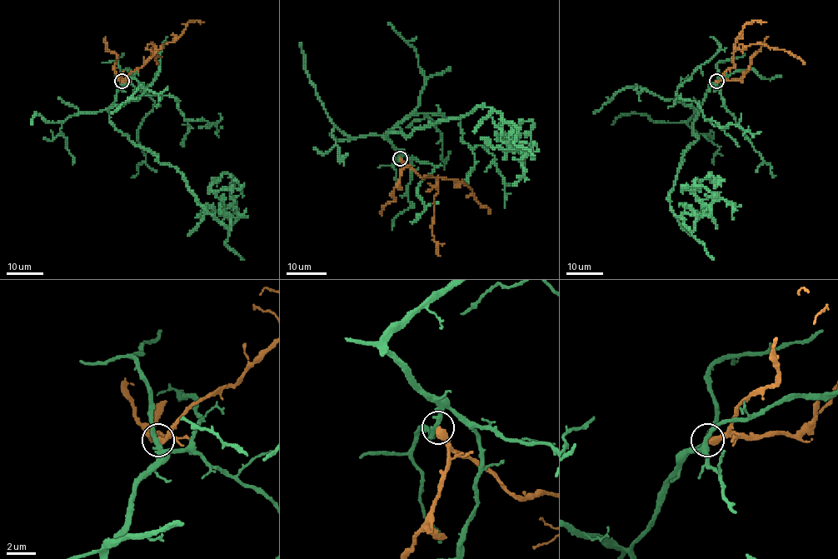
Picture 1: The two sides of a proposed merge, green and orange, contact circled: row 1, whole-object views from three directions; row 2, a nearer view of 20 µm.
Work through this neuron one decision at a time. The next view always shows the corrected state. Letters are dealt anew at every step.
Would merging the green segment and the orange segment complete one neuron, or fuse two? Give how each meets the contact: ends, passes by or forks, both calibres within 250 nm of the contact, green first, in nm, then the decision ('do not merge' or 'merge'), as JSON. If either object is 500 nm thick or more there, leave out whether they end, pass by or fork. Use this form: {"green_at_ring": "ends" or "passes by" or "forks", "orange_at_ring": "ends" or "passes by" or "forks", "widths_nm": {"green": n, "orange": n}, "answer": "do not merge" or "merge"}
{"widths_nm": {"green": 280, "orange": 500}, "answer": "do not merge"}

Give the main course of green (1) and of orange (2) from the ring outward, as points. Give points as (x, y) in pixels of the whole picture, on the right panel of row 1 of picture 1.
1: (715, 81), (697, 108), (669, 208), (691, 231), (701, 202), (682, 188), (705, 186), (713, 197)
2: (716, 81), (733, 67), (733, 53), (737, 49), (754, 43), (785, 50), (805, 63)

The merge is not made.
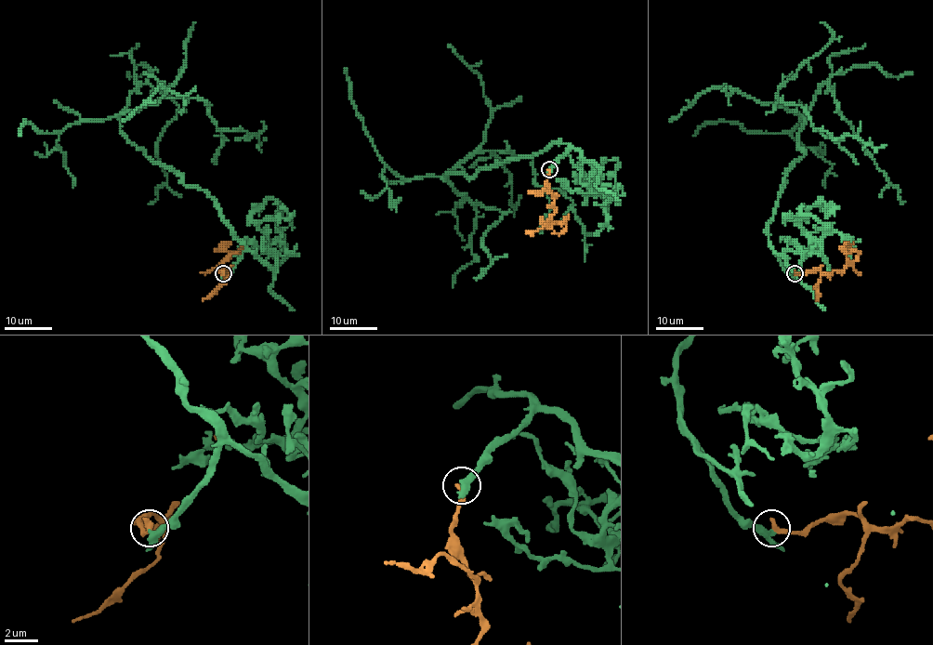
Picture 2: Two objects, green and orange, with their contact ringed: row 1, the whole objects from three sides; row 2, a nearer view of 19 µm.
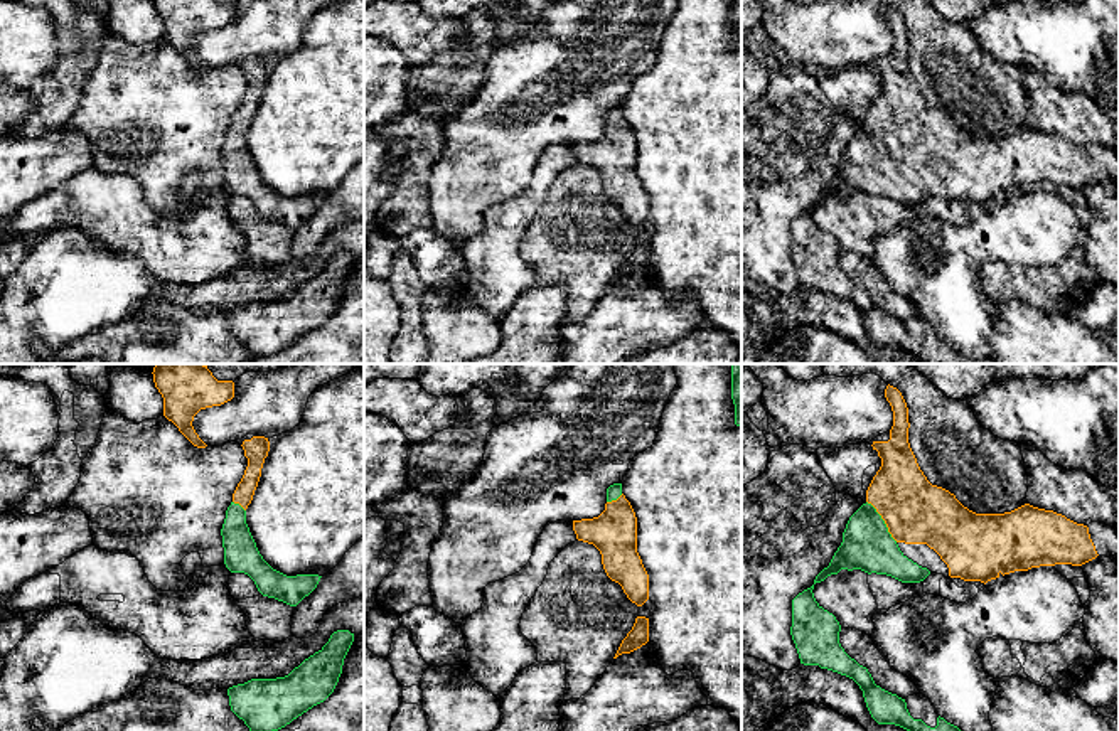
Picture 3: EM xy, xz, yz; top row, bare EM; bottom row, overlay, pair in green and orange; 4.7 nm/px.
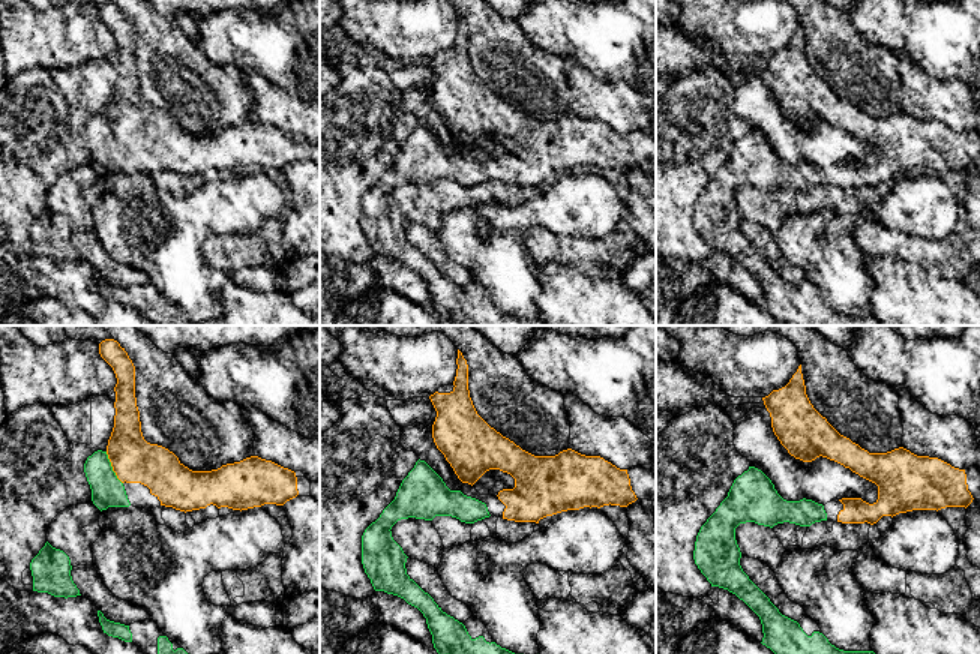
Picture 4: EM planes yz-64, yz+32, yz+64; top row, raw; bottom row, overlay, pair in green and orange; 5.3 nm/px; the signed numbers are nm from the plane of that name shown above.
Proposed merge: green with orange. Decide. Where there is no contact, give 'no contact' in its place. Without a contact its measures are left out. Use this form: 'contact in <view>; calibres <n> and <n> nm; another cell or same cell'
contact in yz; calibres 240 and 300 nm; same cell

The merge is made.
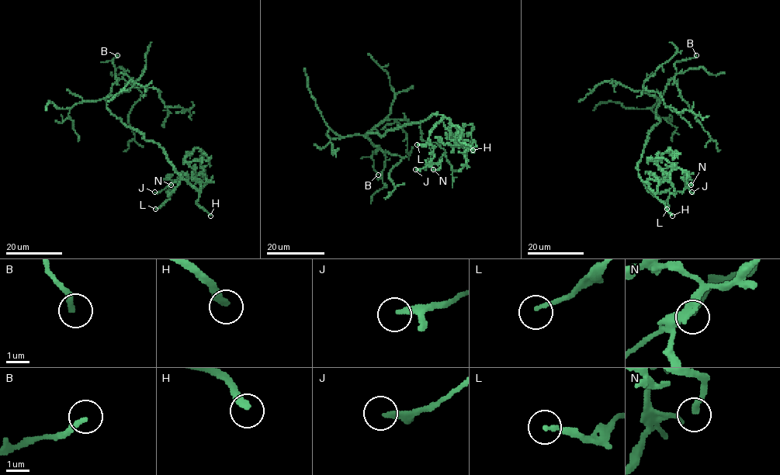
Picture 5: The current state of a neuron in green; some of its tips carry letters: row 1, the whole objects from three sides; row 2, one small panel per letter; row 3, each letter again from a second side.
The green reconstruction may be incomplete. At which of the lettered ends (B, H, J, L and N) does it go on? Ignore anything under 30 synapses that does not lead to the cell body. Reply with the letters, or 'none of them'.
B, H

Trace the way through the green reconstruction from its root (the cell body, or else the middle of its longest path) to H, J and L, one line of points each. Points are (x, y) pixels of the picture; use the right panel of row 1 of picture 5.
H: (653, 127), (638, 164), (638, 175), (672, 216)
J: (653, 127), (638, 164), (639, 176), (646, 188), (653, 193), (667, 191), (681, 192), (686, 187), (691, 192)
L: (653, 127), (638, 164), (638, 175), (649, 192), (670, 192), (665, 201), (667, 209)

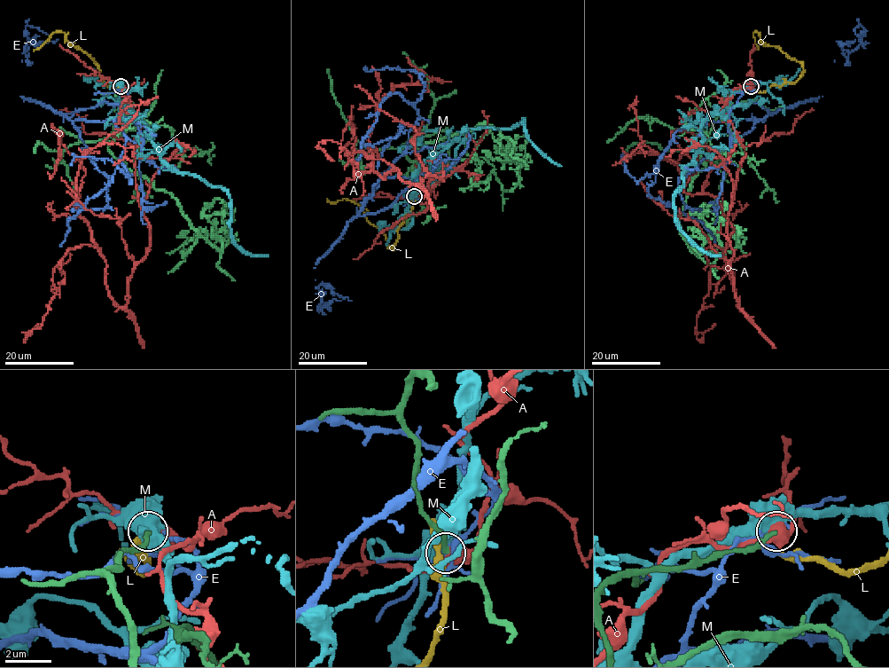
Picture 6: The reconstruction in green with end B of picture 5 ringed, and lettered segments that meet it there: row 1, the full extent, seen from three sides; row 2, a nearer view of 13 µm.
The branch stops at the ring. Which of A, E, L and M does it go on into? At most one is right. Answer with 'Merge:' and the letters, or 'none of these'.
Merge: none of these

